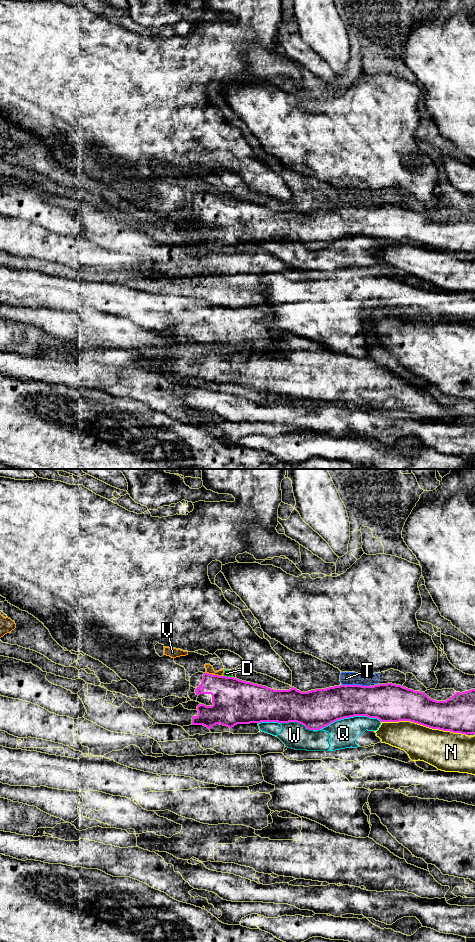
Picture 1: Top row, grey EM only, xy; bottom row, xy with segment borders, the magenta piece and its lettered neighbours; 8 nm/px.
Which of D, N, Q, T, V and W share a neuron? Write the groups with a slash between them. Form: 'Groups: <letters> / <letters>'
Groups: D T V / N / Q W

